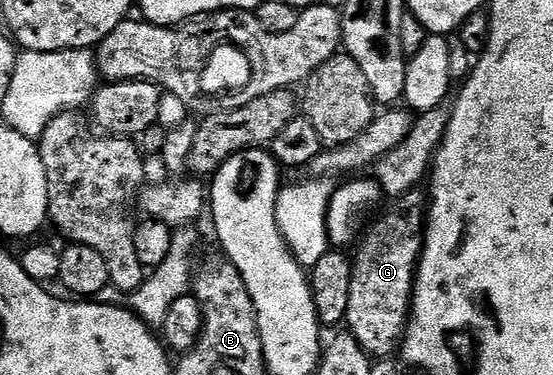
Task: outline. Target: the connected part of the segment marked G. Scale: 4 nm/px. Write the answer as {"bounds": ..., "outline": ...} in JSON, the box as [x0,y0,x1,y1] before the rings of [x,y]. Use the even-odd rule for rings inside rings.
{"bounds":[345,189,429,357],"outline":[[[416,189],[398,196],[392,202],[395,204],[362,232],[354,248],[345,327],[371,357],[390,356],[391,350],[400,346],[407,316],[411,313],[415,269],[423,252],[423,233],[429,206],[428,196],[421,192]]]}

